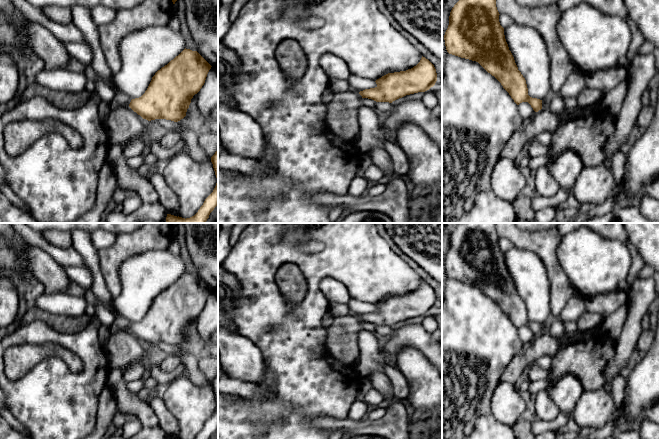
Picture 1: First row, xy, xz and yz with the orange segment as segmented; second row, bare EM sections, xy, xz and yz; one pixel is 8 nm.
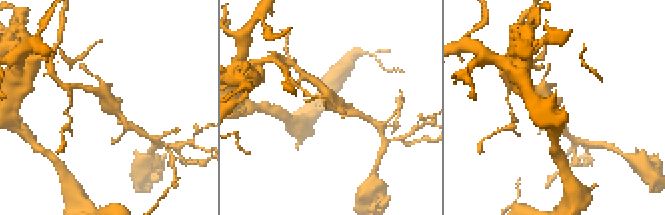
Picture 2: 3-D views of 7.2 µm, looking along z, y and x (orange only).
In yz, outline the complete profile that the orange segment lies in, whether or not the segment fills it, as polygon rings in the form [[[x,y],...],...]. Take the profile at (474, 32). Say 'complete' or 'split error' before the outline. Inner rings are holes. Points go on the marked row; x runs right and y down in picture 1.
complete; [[[459,0],[450,12],[444,35],[446,50],[478,62],[501,83],[517,105],[528,102],[538,112],[542,100],[528,95],[526,80],[509,50],[499,15],[496,0]]]

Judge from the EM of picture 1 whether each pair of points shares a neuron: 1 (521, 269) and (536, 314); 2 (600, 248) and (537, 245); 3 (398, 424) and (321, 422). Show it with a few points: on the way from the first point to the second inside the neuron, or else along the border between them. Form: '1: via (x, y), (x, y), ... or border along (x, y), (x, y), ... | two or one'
1: via (531, 280), (536, 294), (536, 303) | one
2: border along (561, 237), (558, 243), (557, 258), (563, 269) | two
3: via (379, 426), (348, 426), (340, 424) | one

